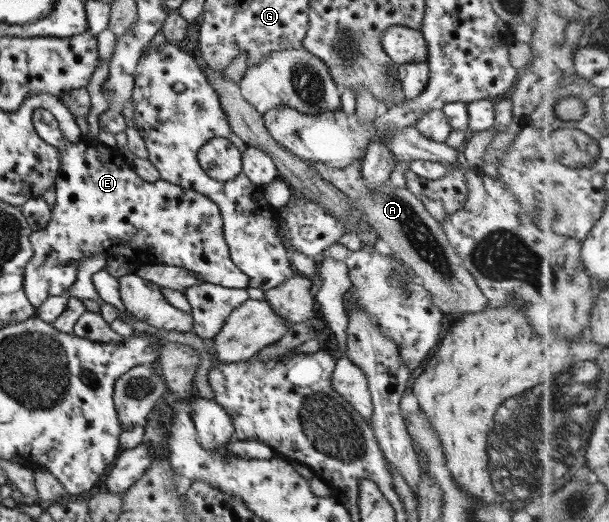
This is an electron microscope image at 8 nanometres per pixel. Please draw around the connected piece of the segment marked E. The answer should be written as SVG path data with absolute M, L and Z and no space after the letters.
M42 108L34 110L31 115L31 123L33 124L33 130L36 135L43 141L46 142L56 150L60 155L60 162L57 169L57 175L55 176L53 182L54 189L54 205L52 205L52 211L50 212L50 219L48 224L44 227L44 230L32 231L29 236L29 243L31 244L33 253L32 256L27 260L23 270L23 291L28 299L28 302L36 308L42 301L49 296L65 296L67 288L76 280L76 269L81 263L82 259L89 256L96 256L96 254L104 254L107 256L108 260L116 258L117 256L125 256L128 260L134 260L134 264L149 264L149 265L168 265L177 266L187 271L195 272L199 279L203 282L210 284L222 285L226 288L247 288L248 278L243 272L240 272L235 264L230 260L229 250L227 249L225 240L223 239L223 222L220 217L220 211L216 204L212 203L210 199L206 198L203 194L198 194L189 188L180 188L175 184L170 184L164 180L155 180L154 182L144 182L124 161L120 150L116 148L105 146L100 142L90 142L82 141L78 143L68 143L60 129L58 129L58 124L52 117L52 114L48 110L43 110Z

